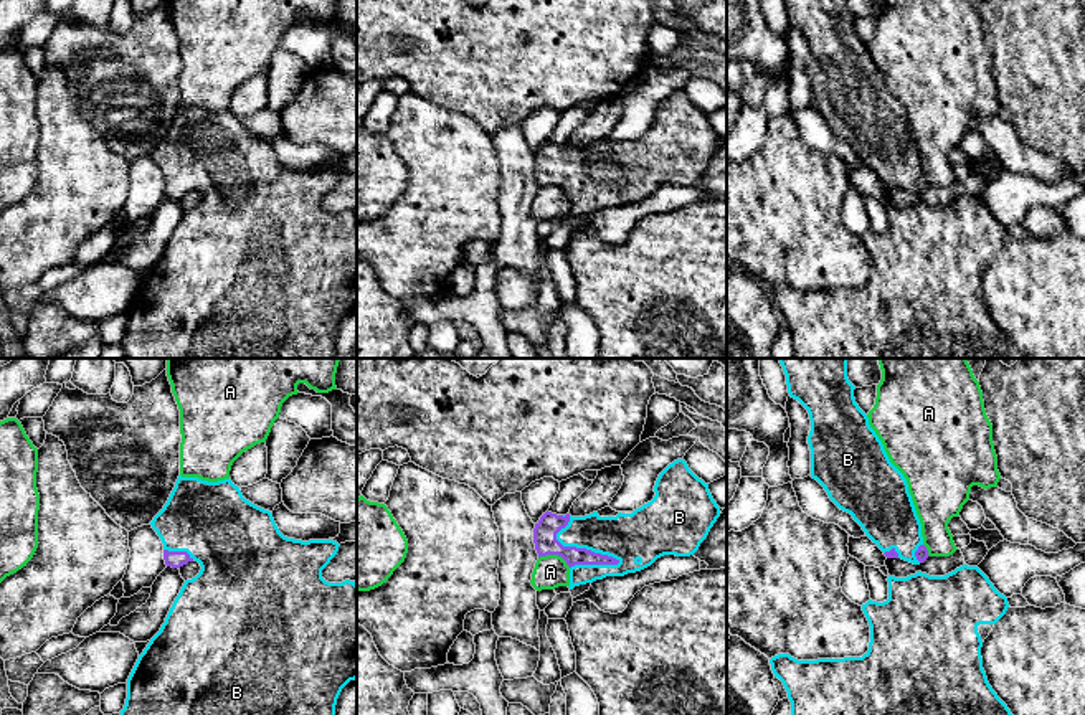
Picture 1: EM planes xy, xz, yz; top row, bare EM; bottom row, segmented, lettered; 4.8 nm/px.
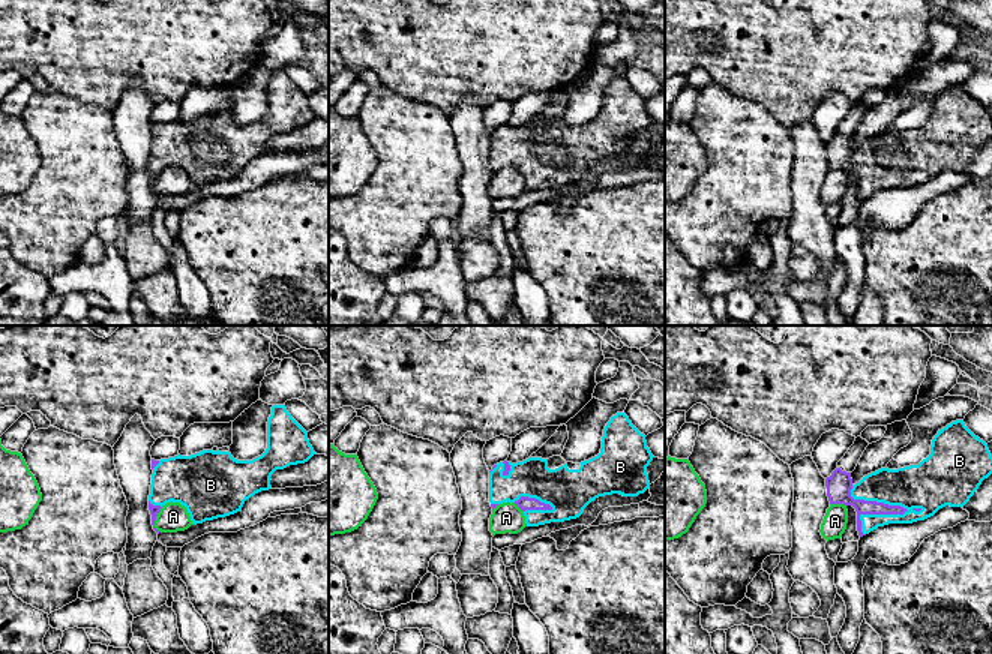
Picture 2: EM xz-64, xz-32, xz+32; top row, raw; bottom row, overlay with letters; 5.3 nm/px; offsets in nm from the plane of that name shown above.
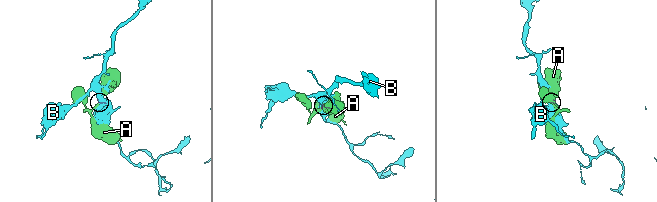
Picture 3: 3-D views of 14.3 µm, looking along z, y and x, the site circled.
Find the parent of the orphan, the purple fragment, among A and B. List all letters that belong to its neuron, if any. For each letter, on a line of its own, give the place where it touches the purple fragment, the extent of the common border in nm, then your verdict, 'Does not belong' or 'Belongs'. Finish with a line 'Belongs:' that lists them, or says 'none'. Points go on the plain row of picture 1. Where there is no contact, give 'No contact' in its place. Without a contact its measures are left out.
A: Touches purple at xz (555, 184). Shared border 170 nm. Does not belong
B: Touches purple at xz (575, 177). Shared border 340 nm. Belongs
Belongs: B

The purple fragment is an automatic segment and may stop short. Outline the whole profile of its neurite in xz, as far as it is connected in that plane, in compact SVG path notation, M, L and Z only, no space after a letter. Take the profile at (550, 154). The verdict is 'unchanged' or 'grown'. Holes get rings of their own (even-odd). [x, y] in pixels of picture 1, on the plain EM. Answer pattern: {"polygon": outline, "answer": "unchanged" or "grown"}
{"polygon": "M684 89L669 94L657 107L654 129L633 142L604 137L585 147L545 142L533 159L540 187L558 185L570 197L570 220L606 206L624 206L651 197L664 185L690 187L720 147L708 114L699 109Z", "answer": "grown"}

